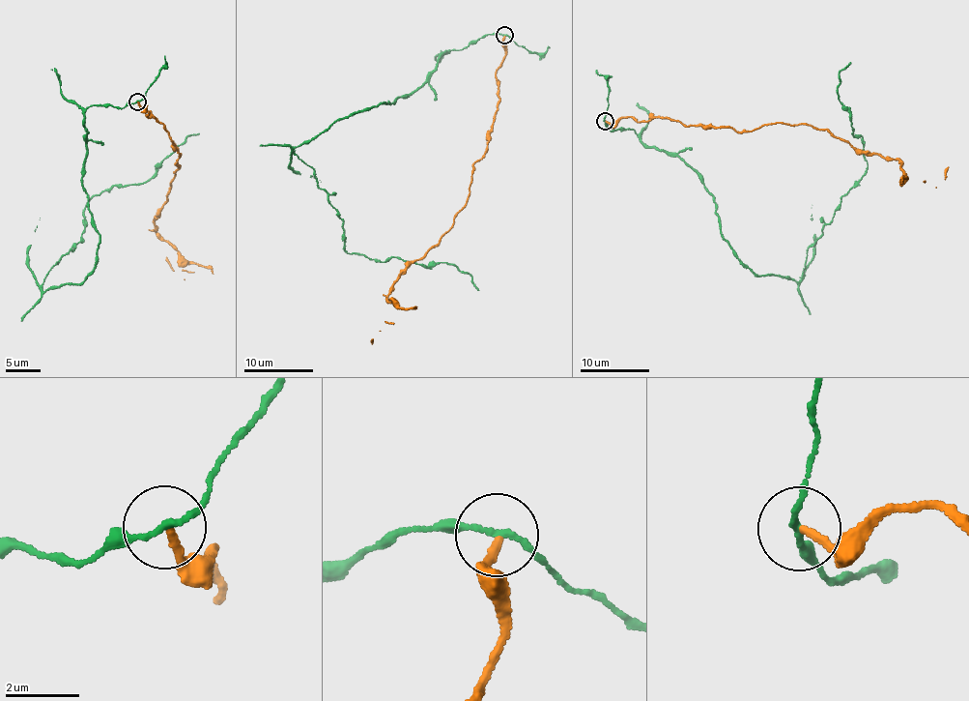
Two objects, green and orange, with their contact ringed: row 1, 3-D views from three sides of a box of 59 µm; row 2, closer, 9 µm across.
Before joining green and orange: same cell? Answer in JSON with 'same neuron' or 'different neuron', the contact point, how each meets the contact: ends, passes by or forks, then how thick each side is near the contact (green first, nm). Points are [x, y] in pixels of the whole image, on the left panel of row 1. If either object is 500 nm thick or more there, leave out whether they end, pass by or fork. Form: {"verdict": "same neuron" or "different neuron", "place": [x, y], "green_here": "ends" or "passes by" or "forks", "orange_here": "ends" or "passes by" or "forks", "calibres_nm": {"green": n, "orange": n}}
{"verdict": "different neuron", "place": [137, 102], "green_here": "passes by", "orange_here": "ends", "calibres_nm": {"green": 160, "orange": 220}}

